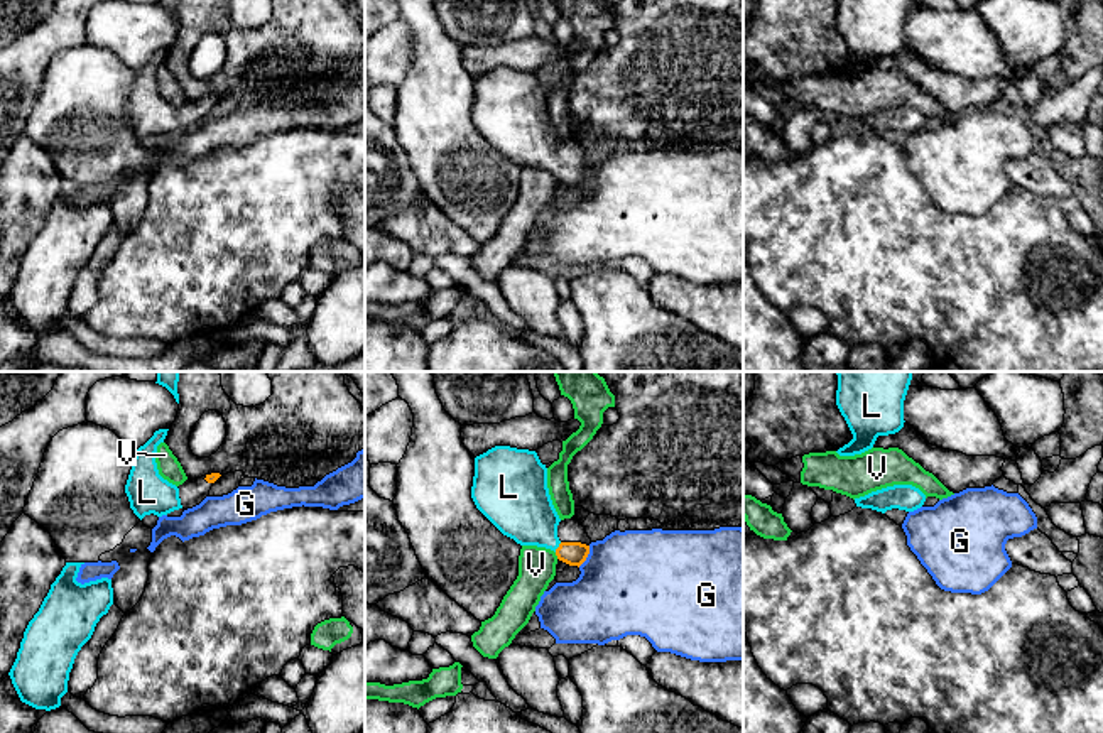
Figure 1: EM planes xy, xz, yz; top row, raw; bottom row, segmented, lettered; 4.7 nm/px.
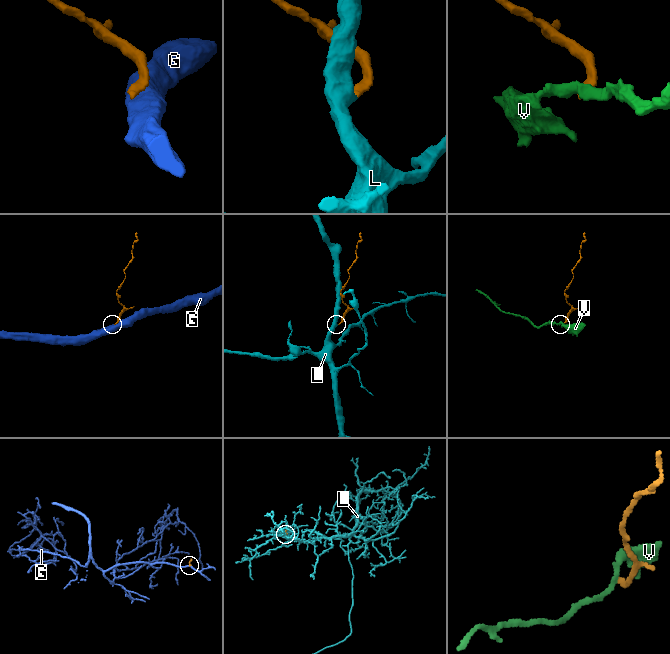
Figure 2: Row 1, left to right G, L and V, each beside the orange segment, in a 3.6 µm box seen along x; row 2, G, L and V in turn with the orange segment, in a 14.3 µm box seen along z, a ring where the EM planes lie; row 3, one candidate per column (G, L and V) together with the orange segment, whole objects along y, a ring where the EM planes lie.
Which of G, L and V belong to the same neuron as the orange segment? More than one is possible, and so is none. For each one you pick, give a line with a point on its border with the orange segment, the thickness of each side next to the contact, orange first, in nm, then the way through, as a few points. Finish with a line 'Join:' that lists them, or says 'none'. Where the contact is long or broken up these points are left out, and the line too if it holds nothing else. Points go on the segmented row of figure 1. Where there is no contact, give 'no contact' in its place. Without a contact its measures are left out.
L: meets orange in xz at (558, 548); 110 nm thick on the orange side, 280 nm on the other; runs through xz (571, 553), (558, 548), (522, 509)
Join: L

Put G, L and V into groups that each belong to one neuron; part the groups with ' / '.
G / L / V

